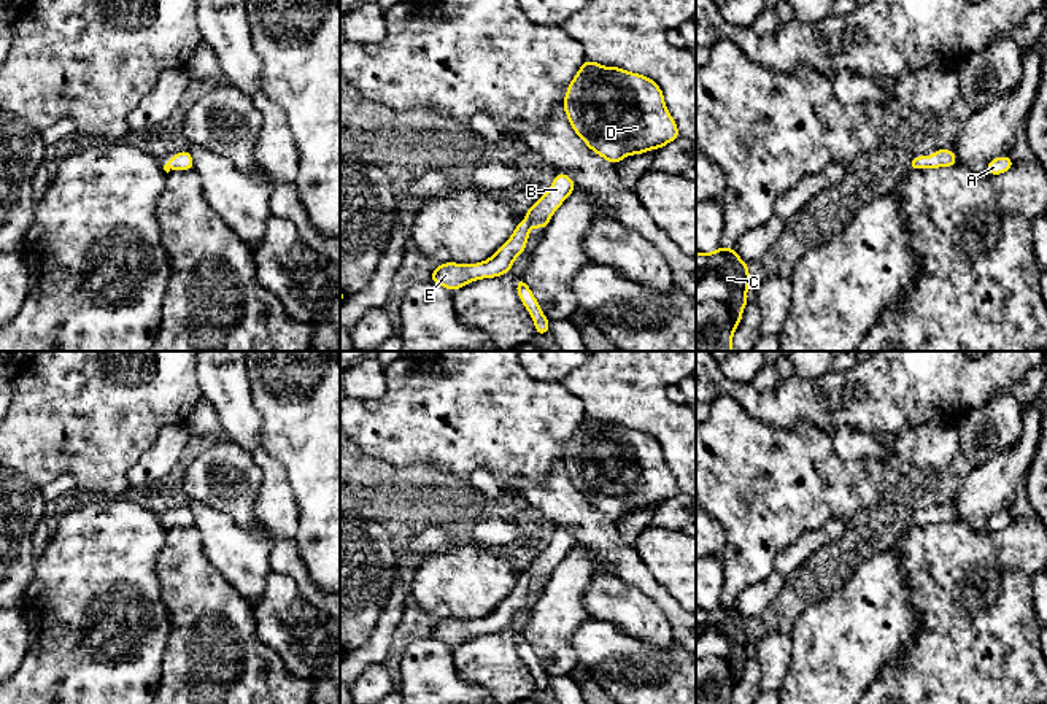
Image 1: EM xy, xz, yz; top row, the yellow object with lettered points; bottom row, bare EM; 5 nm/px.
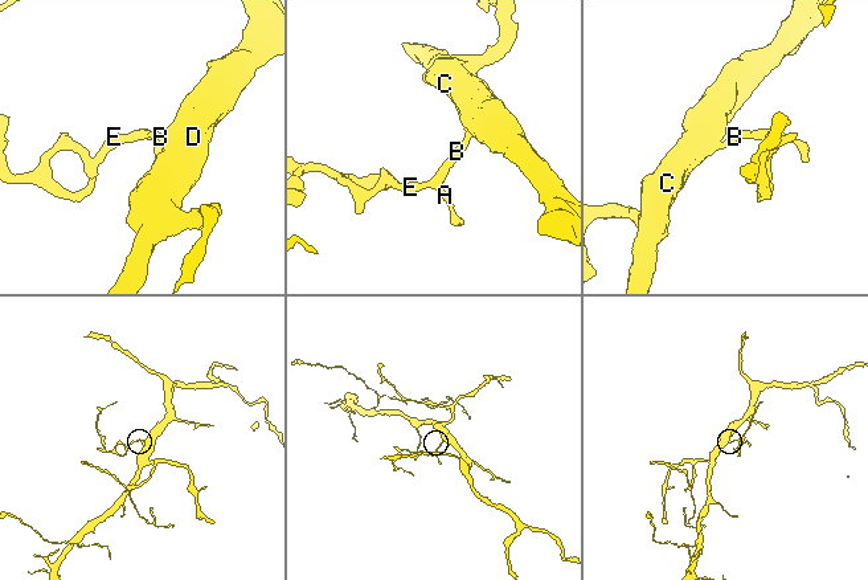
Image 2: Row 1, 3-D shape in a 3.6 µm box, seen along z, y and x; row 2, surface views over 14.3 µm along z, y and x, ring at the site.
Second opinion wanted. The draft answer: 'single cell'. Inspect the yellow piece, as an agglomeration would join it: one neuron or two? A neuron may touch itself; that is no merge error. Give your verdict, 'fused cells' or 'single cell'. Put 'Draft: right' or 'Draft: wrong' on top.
Draft: right
single cell

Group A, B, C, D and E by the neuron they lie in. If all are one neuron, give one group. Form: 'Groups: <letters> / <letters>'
Groups: A B C D E

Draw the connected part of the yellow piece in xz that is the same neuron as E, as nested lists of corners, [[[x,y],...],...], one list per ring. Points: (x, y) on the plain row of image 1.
[[[558,528],[545,551],[524,569],[526,575],[516,580],[510,594],[489,615],[469,621],[443,618],[431,629],[431,637],[453,648],[475,636],[508,629],[515,615],[526,607],[531,585],[545,585],[553,569],[574,547],[574,536]]]

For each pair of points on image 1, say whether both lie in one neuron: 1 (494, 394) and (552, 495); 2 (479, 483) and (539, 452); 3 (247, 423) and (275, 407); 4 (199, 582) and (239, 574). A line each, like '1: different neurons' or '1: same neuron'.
1: different neurons
2: different neurons
3: different neurons
4: different neurons

